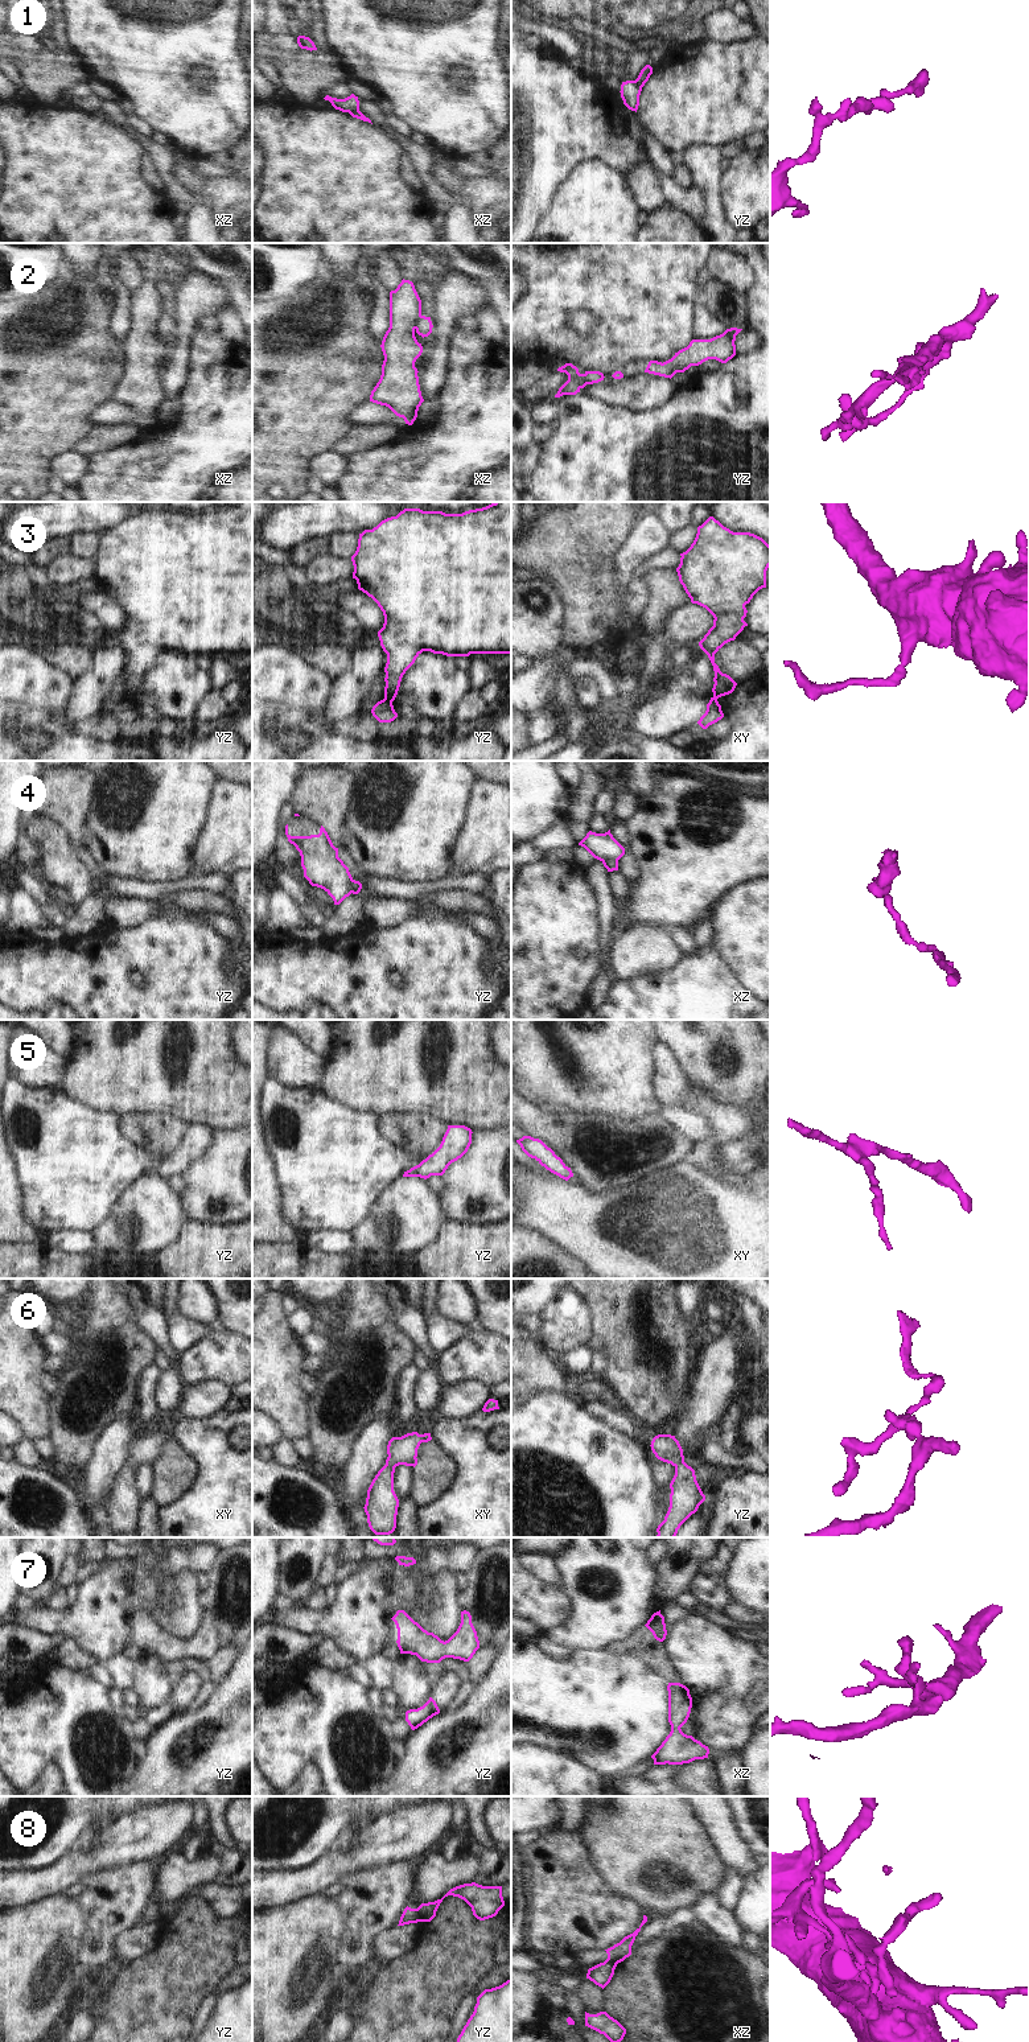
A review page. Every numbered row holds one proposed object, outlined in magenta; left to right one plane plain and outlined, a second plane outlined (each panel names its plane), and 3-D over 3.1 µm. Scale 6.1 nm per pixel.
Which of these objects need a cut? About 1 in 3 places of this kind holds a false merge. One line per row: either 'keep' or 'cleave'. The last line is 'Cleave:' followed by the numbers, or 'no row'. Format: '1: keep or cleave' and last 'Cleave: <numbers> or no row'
1: cleave
2: cleave
3: cleave
4: cleave
5: keep
6: keep
7: keep
8: cleave
Cleave: 1, 2, 3, 4, 8

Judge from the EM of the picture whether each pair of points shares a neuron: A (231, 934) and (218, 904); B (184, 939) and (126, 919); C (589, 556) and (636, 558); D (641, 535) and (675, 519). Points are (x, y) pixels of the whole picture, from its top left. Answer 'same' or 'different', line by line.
A: different
B: different
C: different
D: different

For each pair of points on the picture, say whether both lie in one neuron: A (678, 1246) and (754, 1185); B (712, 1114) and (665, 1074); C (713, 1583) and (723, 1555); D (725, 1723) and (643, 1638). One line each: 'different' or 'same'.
A: same
B: same
C: same
D: different

